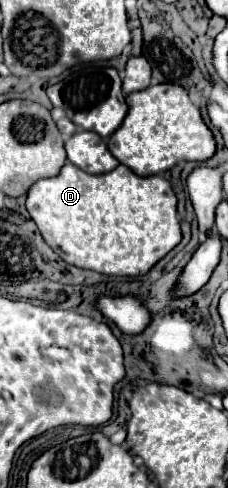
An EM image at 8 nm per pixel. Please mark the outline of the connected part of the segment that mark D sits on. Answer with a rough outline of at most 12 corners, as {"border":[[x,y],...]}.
{"border":[[68,162],[26,210],[62,260],[146,274],[182,240],[170,182]]}

